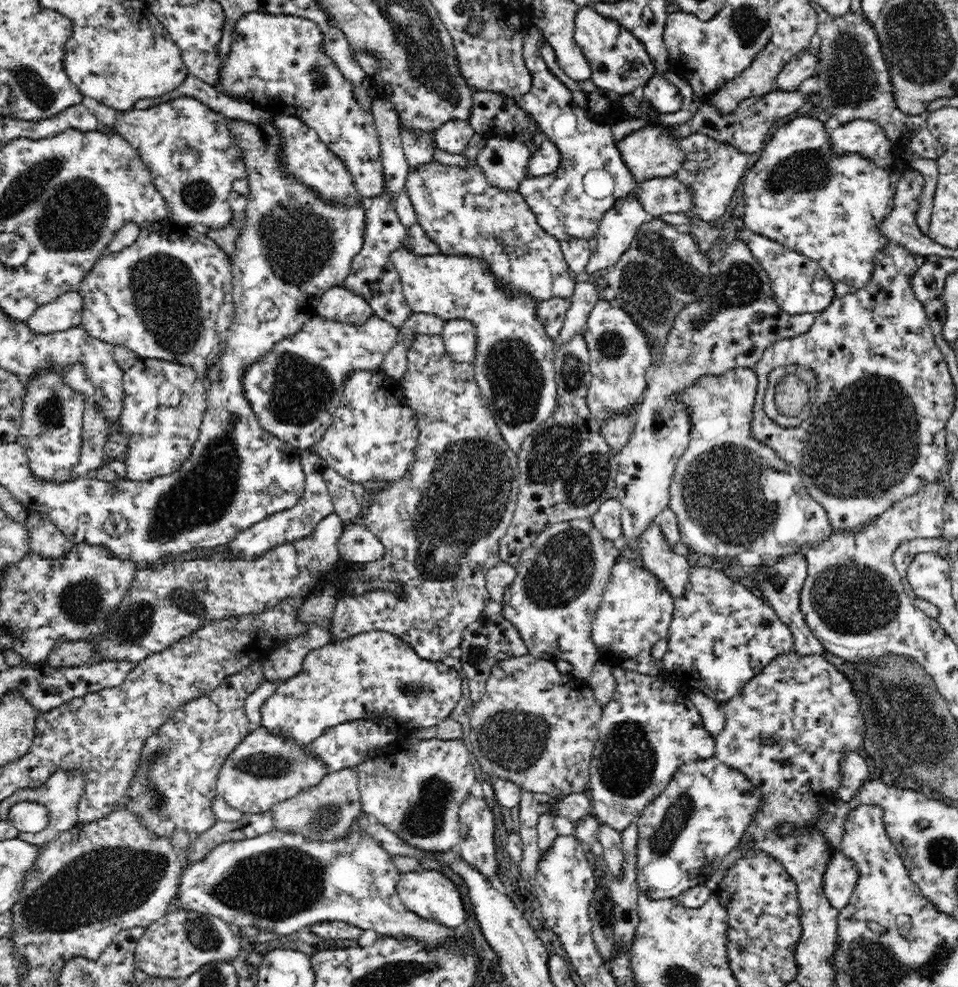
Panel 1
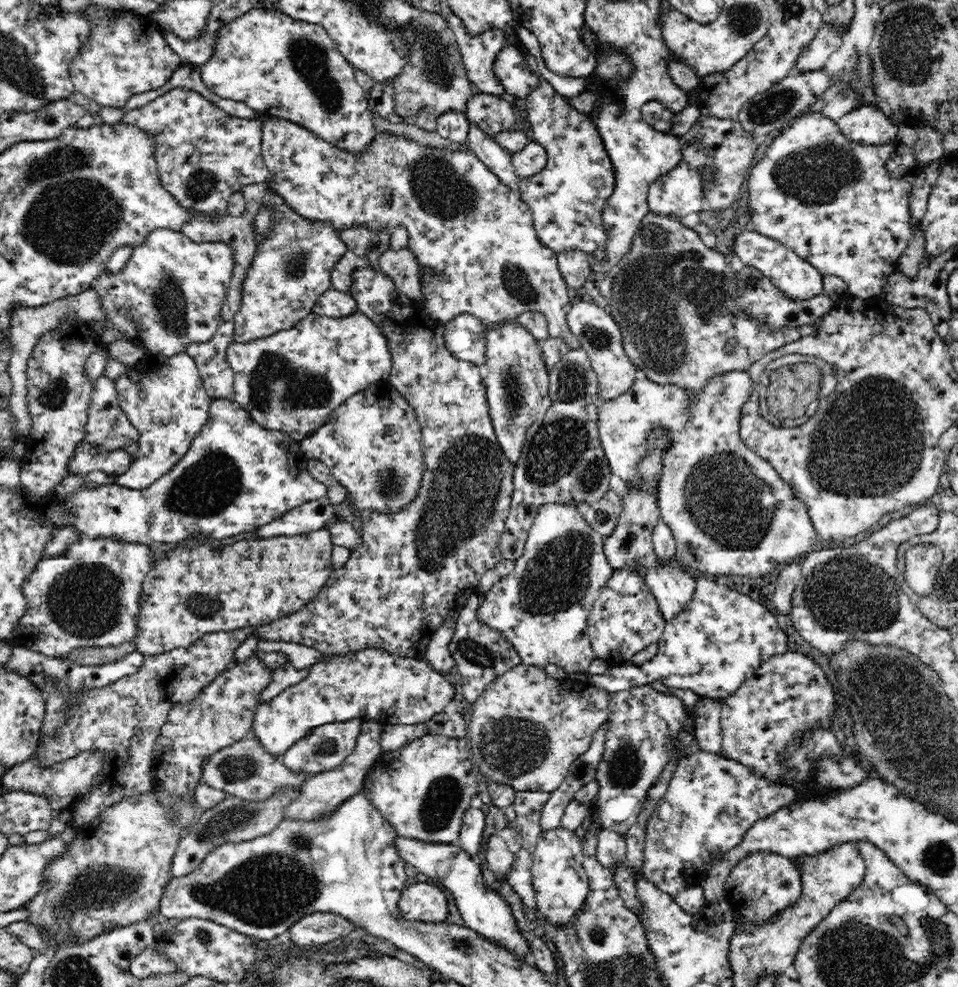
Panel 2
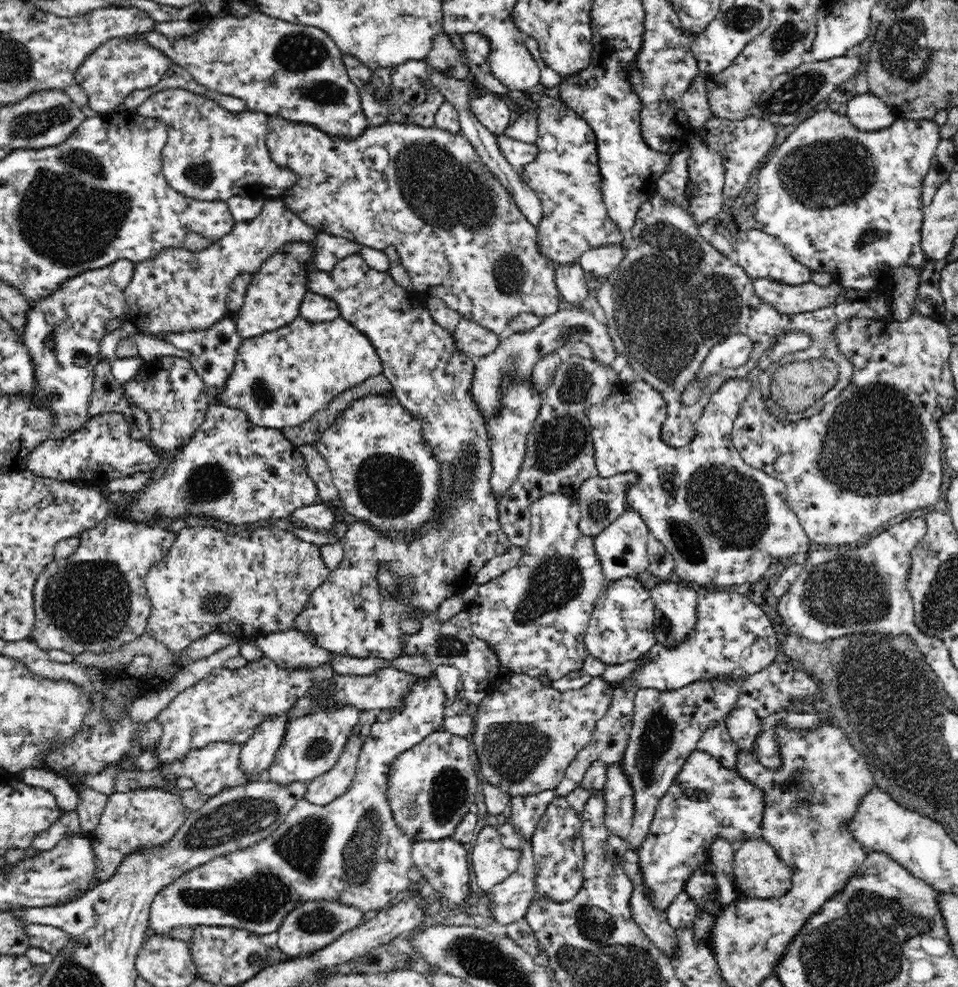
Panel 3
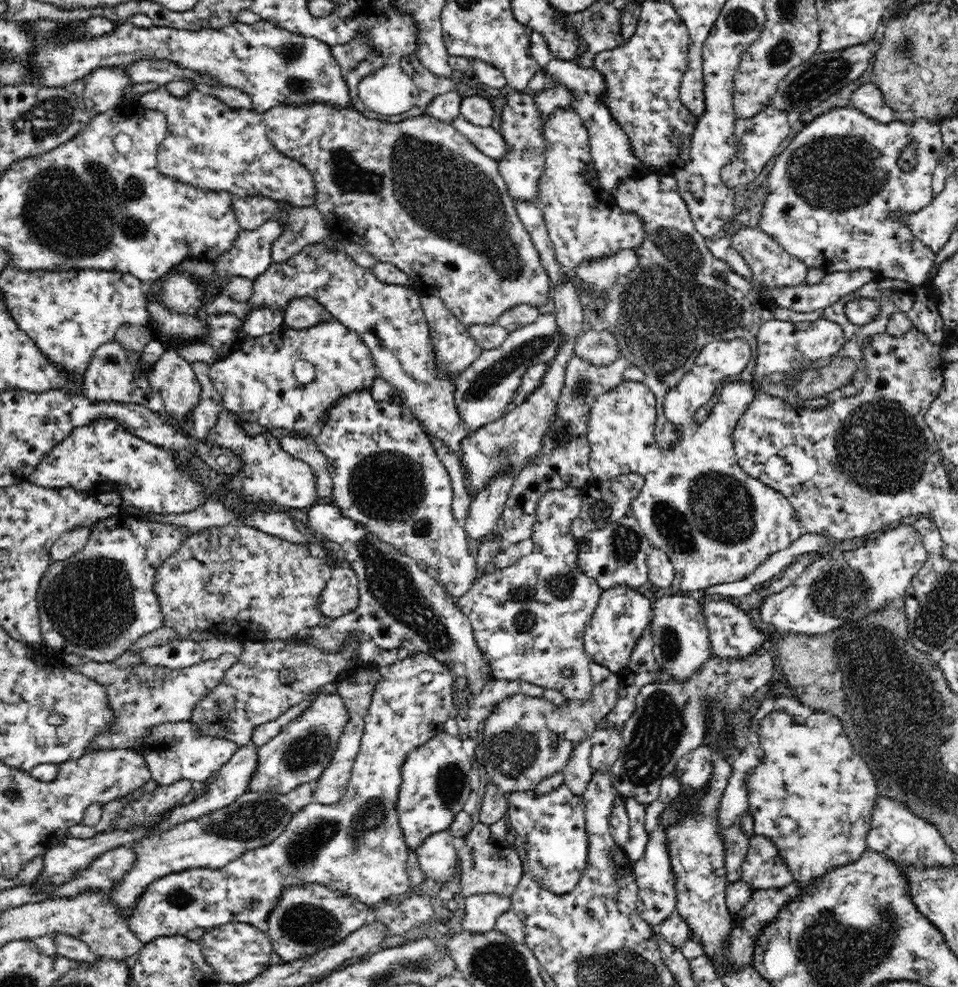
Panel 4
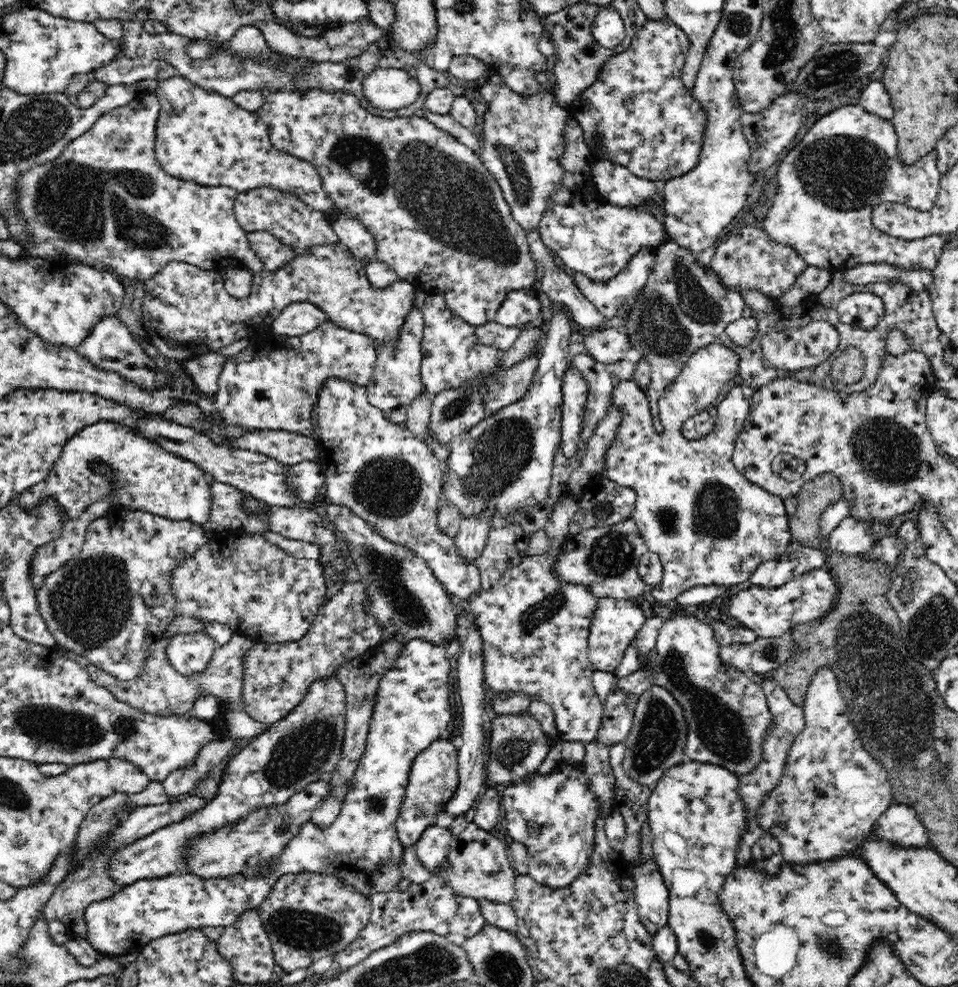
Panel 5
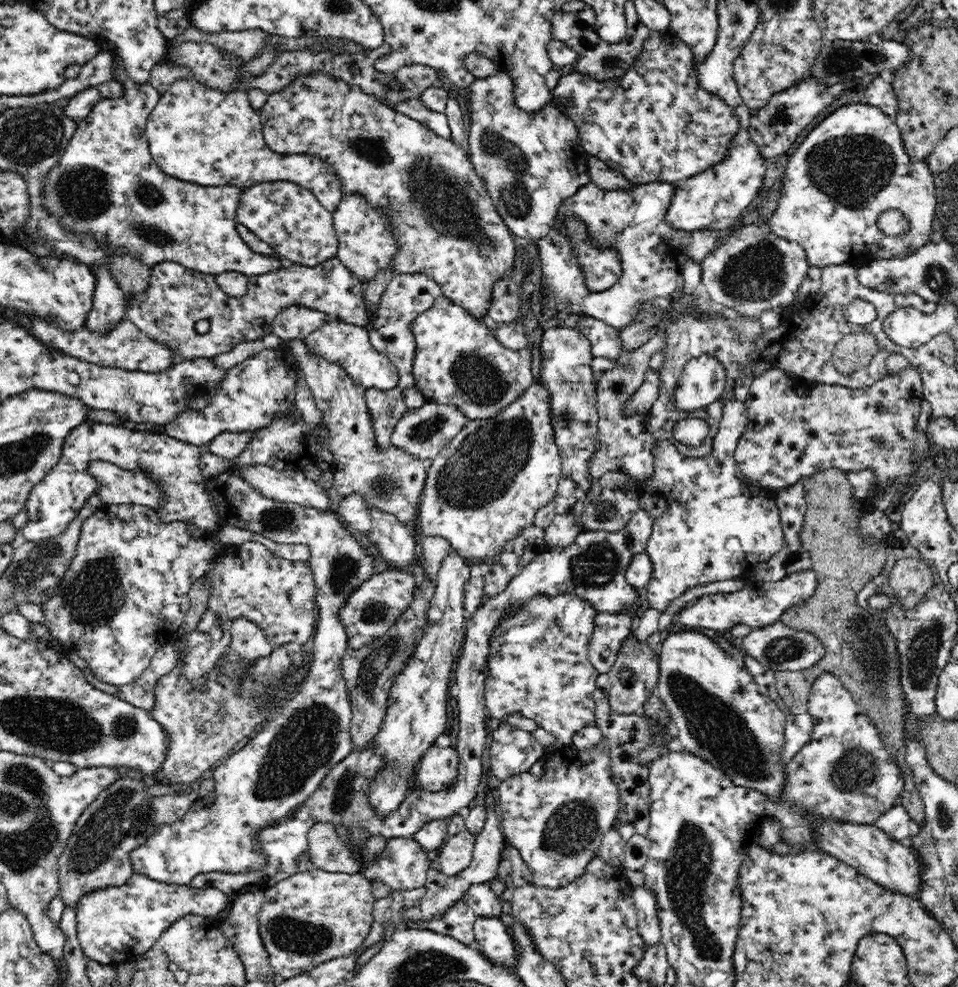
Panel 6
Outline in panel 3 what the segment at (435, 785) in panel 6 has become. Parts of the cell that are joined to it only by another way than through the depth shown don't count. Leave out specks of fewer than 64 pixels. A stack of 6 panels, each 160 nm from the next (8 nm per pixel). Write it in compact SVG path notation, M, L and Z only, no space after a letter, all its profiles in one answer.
M444 730L431 732L422 742L406 749L391 762L387 780L387 802L401 831L413 844L450 837L465 814L469 813L468 807L474 804L474 796L482 782L470 761L470 745L466 737Z

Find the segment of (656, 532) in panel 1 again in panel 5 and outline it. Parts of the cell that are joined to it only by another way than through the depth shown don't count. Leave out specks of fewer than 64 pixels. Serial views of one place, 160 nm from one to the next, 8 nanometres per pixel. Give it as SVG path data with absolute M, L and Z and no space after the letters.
M684 610L662 612L664 622L658 630L656 642L656 674L655 683L670 692L674 700L682 709L682 715L686 719L686 746L684 757L686 761L698 761L722 765L736 776L753 773L755 768L763 761L763 742L771 735L775 722L773 714L769 711L766 695L761 687L759 679L728 666L720 658L720 645L714 639L713 628Z

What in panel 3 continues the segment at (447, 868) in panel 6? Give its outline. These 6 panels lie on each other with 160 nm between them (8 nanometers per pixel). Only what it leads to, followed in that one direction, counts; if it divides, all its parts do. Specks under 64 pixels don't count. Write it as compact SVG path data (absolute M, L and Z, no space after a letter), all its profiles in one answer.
M484 826L477 833L472 848L472 867L476 875L476 886L486 892L508 880L521 860L520 850L505 848L500 841L498 829Z

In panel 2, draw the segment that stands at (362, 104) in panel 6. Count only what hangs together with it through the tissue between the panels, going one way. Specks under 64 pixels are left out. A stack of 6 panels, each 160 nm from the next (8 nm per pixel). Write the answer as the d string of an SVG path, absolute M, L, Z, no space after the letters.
M269 117L264 120L263 124L261 153L264 165L266 165L267 170L273 176L268 187L282 196L286 204L290 208L294 208L294 211L302 218L311 221L328 222L332 224L336 232L362 226L366 227L368 231L376 231L379 235L384 231L388 231L388 234L390 234L391 230L396 227L404 227L408 231L408 249L414 253L418 263L419 287L424 298L424 309L428 313L429 318L445 324L459 314L468 313L480 319L482 326L490 328L494 327L494 324L509 323L510 320L515 320L523 312L540 312L548 321L549 337L562 340L568 346L568 351L577 350L581 347L578 338L572 334L566 324L566 308L574 300L574 296L570 293L560 268L558 268L557 254L540 243L540 239L536 236L536 231L533 227L533 212L521 199L521 196L515 193L508 185L502 184L502 181L493 172L490 172L490 169L469 148L463 146L463 149L453 150L448 147L425 146L413 139L396 135L392 132L379 132L377 136L374 136L374 140L370 142L366 151L348 152L322 140L314 132L304 128L302 125L294 124L289 120L281 118Z

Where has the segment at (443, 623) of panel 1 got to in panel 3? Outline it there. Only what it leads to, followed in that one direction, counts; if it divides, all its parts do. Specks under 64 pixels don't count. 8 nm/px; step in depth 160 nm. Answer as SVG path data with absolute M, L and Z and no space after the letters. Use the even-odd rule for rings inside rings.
M360 255L346 256L338 260L336 266L328 271L317 270L315 267L306 268L306 289L308 292L324 295L336 301L339 316L369 337L370 343L374 345L378 357L381 358L381 374L392 385L392 395L422 425L423 440L429 444L441 467L439 478L442 496L437 523L428 525L421 539L414 540L409 540L409 536L382 535L364 521L357 520L347 525L342 539L342 562L329 572L326 582L313 592L295 620L294 629L311 632L321 650L356 658L376 657L392 660L402 656L403 642L400 636L414 634L420 630L420 623L410 619L408 612L437 612L442 600L454 594L461 595L474 583L476 572L488 560L504 554L511 546L510 539L498 520L498 501L494 498L493 488L490 488L492 463L490 439L486 436L485 430L486 420L482 419L479 406L471 396L471 390L474 388L474 359L461 351L455 345L452 335L430 316L424 298L398 286L388 273L370 268ZM382 560L389 562L389 568L396 574L409 578L411 582L399 597L382 597L378 591L376 564Z

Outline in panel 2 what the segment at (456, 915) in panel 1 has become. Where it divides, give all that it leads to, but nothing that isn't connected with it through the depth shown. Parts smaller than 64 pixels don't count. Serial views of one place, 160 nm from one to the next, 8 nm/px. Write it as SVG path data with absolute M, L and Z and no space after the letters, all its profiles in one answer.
M412 884L410 888L402 890L397 912L407 922L443 922L448 916L448 898L432 884Z

